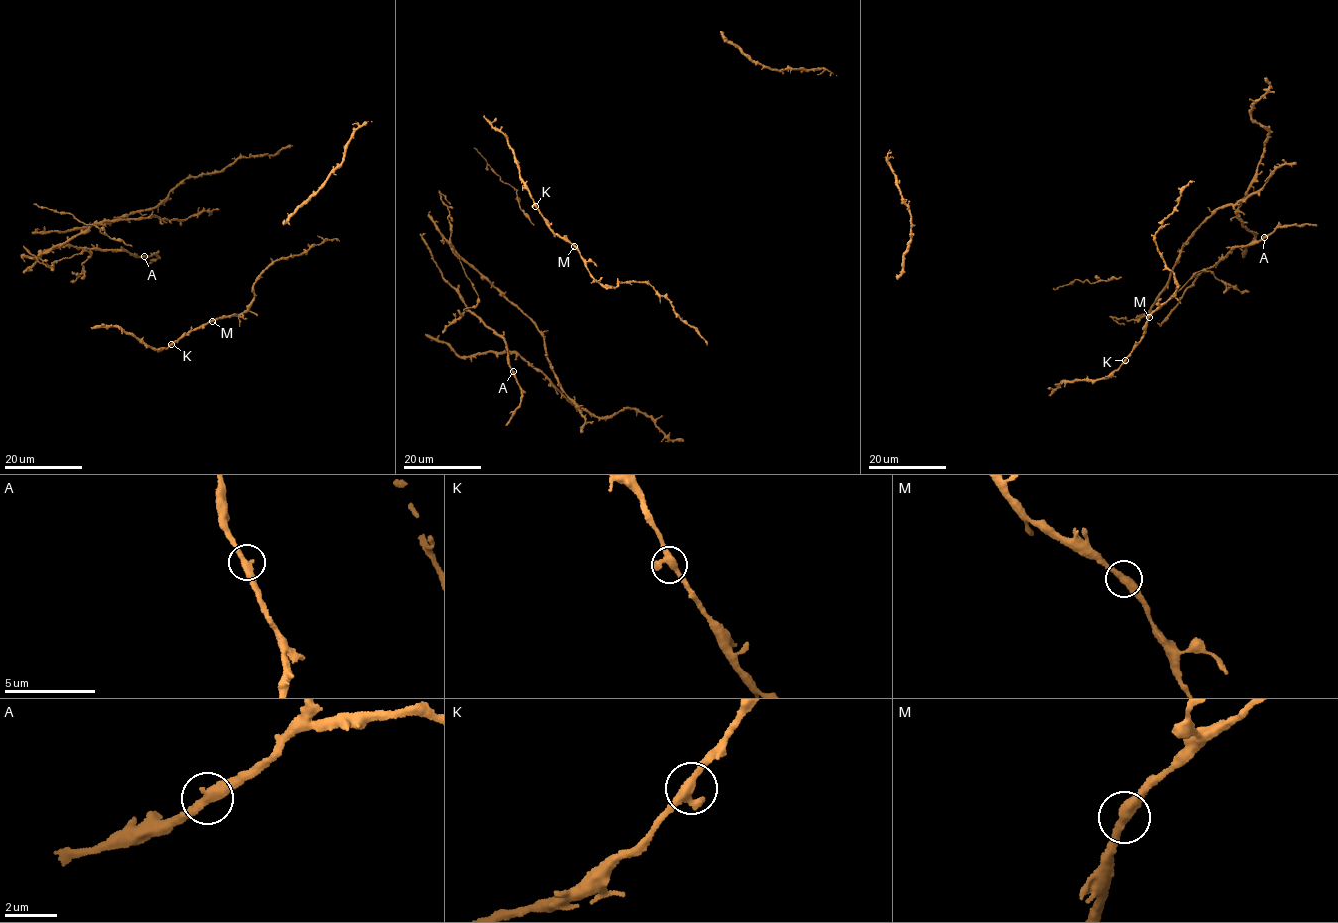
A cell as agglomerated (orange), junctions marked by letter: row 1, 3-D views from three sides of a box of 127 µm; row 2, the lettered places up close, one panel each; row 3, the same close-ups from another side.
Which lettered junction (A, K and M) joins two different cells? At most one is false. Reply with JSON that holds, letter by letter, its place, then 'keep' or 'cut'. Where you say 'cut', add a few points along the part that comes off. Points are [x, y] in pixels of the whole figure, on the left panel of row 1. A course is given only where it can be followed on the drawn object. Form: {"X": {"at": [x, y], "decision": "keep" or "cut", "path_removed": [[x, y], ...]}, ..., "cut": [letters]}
{"A": {"at": [144, 256], "decision": "keep"}, "K": {"at": [171, 344], "decision": "keep"}, "M": {"at": [212, 321], "decision": "keep"}, "cut": []}

